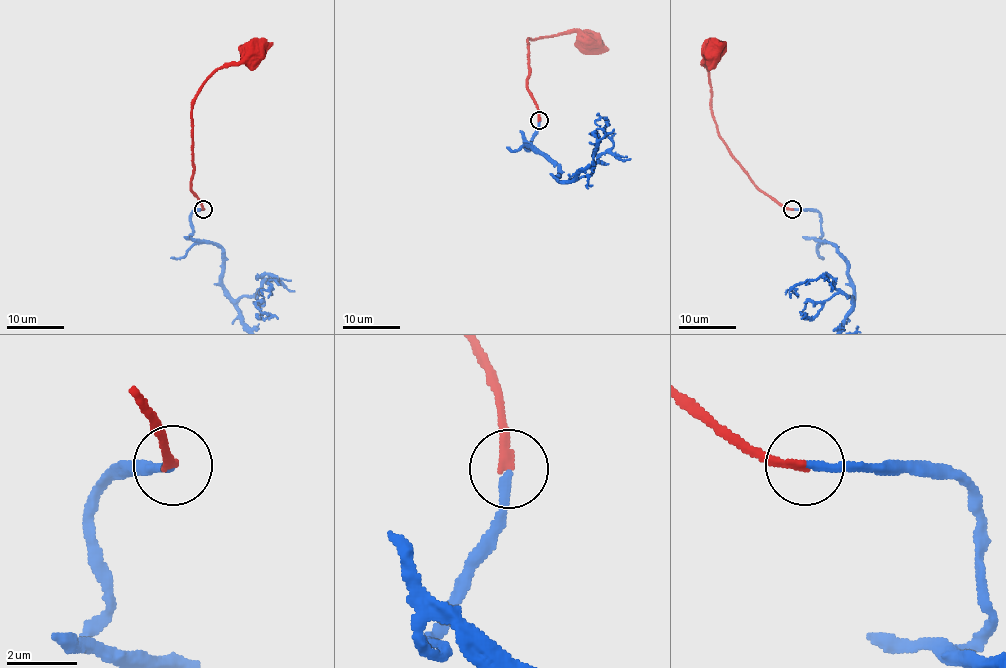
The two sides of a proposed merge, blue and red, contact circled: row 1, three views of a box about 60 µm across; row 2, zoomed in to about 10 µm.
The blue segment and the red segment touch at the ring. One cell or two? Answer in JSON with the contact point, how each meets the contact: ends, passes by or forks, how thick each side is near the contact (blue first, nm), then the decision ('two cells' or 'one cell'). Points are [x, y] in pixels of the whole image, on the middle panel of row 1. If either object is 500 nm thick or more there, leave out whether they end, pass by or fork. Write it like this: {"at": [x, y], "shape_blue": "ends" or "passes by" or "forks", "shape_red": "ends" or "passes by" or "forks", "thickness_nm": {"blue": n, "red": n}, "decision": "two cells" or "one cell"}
{"at": [539, 120], "shape_blue": "ends", "shape_red": "ends", "thickness_nm": {"blue": 240, "red": 200}, "decision": "one cell"}

